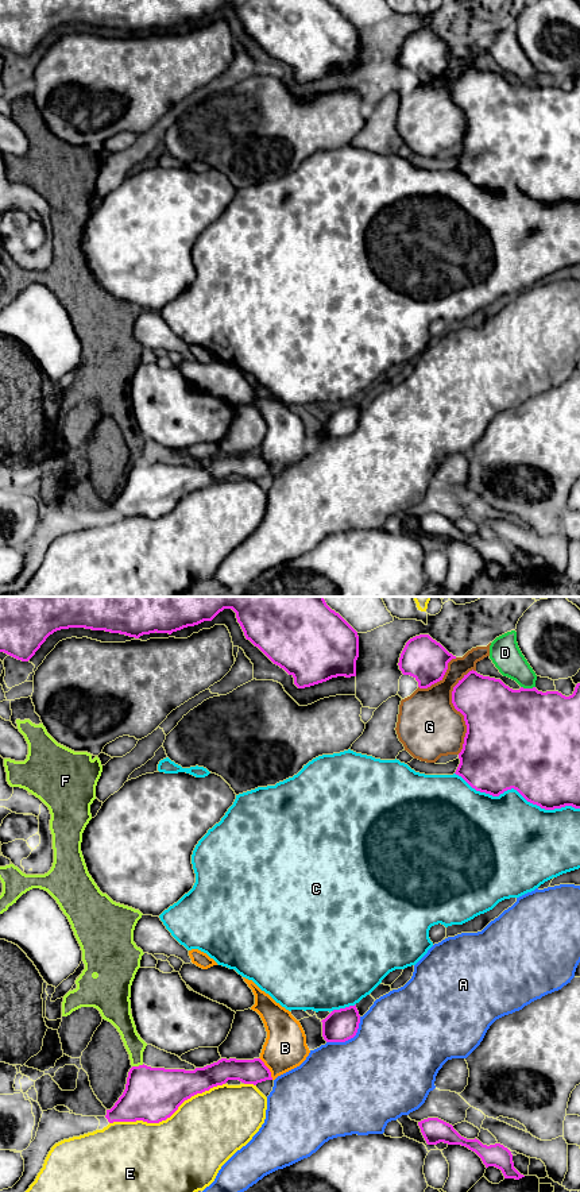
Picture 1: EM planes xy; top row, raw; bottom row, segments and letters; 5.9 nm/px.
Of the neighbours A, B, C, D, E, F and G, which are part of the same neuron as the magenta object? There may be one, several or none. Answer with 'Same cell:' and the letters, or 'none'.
Same cell: F

